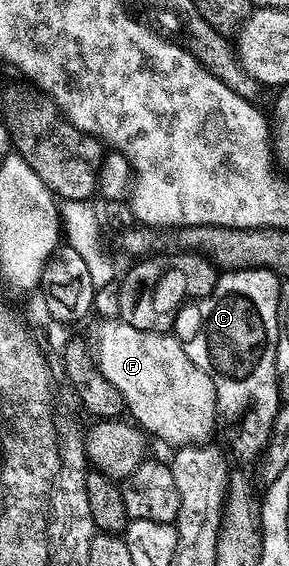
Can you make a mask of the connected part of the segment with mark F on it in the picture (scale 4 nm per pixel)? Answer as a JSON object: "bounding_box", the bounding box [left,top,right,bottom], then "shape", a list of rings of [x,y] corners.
{"bounding_box":[93,318,217,446],"shape":[[[115,318],[103,320],[95,328],[93,360],[101,375],[122,394],[130,419],[154,439],[156,436],[167,444],[175,444],[174,446],[200,444],[212,439],[211,431],[215,428],[215,420],[217,421],[215,387],[205,370],[193,366],[178,335],[137,330],[132,324],[124,324]]]}

